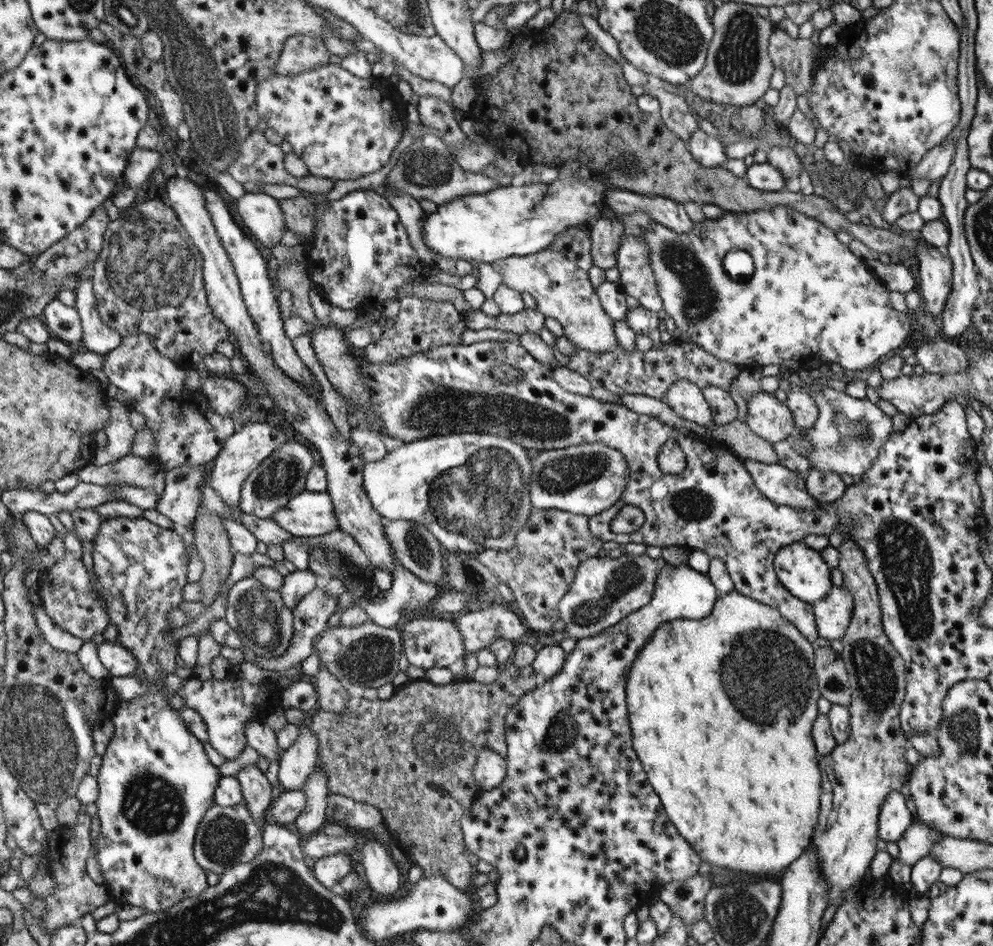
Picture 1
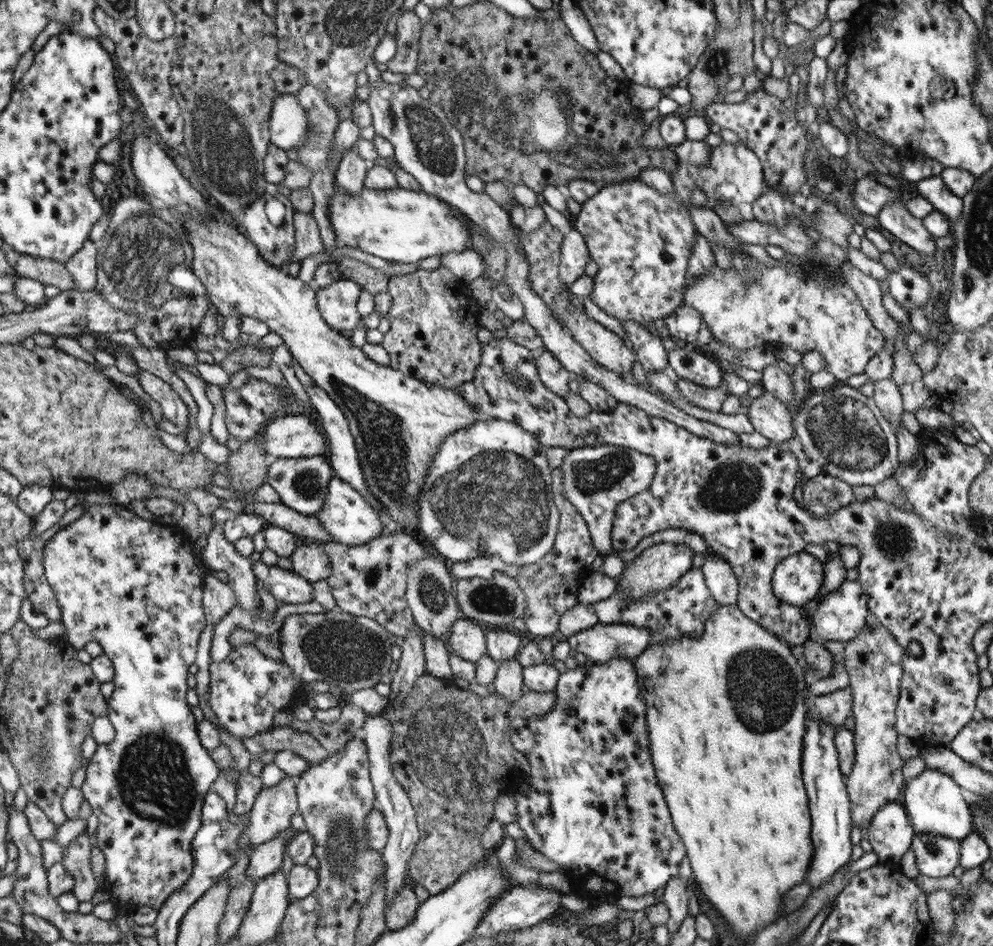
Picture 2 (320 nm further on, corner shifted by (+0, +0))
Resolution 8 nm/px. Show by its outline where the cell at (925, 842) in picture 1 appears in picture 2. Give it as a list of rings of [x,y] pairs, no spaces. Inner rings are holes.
[[[925,769],[918,777],[905,784],[904,808],[916,833],[944,835],[961,841],[973,832],[973,816],[969,804],[962,797],[960,786],[951,776],[938,770]]]

